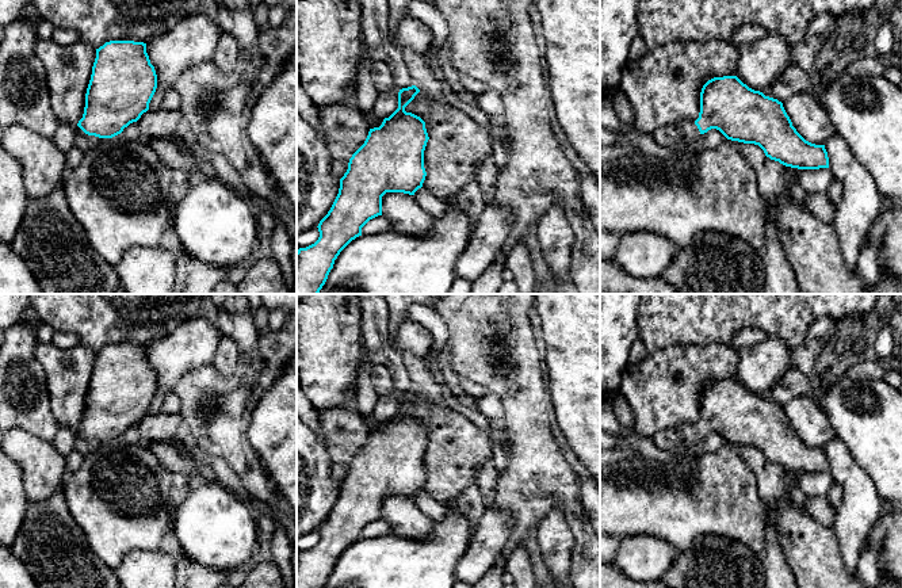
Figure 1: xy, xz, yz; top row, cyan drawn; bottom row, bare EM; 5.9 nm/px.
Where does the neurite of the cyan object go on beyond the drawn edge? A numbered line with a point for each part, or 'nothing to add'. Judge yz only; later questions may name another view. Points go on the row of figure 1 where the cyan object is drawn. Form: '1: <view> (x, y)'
1: yz (688, 130)

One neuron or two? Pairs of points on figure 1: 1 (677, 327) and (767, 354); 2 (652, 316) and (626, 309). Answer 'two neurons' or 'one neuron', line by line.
1: two neurons
2: two neurons

